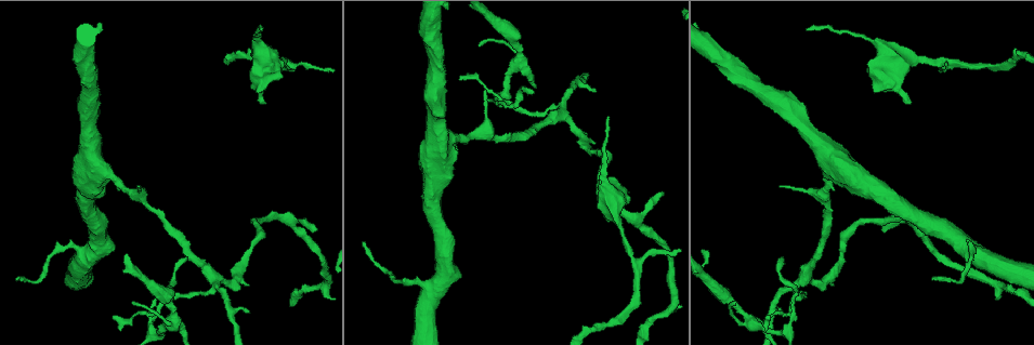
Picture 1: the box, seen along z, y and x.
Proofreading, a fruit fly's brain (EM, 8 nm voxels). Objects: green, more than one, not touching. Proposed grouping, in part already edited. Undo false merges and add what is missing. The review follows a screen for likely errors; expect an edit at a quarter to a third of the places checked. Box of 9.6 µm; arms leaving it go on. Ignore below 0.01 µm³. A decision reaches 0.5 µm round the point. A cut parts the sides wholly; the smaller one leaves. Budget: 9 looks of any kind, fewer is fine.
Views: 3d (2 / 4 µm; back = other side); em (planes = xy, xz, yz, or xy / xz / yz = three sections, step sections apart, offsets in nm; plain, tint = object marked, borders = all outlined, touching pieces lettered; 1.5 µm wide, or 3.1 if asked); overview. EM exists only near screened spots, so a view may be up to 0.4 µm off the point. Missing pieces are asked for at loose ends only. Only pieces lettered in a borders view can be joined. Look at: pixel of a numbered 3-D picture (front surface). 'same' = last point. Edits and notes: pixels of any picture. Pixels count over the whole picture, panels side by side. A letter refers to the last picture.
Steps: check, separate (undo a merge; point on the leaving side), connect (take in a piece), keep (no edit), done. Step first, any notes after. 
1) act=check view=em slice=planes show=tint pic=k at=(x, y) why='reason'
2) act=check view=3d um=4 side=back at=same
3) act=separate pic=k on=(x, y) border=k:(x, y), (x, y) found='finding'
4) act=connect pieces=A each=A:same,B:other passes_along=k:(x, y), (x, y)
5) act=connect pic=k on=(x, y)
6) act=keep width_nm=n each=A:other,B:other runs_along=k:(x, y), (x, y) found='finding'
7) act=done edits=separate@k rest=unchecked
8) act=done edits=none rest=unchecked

act=check view=3d um=2 pic=1 at=(951, 64) why='arms part here'

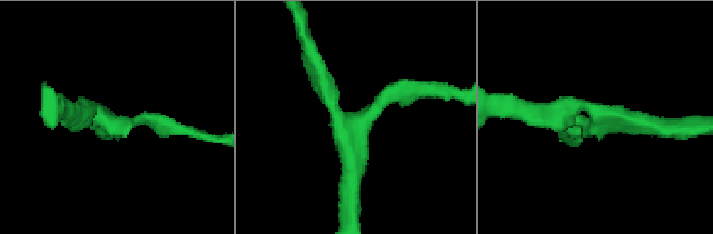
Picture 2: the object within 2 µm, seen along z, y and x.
act=check view=em slice=yz step=8 show=borders pic=2 at=(600, 122) why='now the EM'

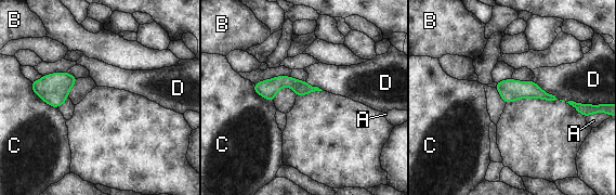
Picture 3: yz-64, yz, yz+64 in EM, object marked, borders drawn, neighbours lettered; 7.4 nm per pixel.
act=keep each=A:other,B:other,C:other,D:other found='continuous, no second neuron'

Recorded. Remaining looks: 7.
act=check view=3d um=2 pic=1 at=(868, 39) why='calibre changes'

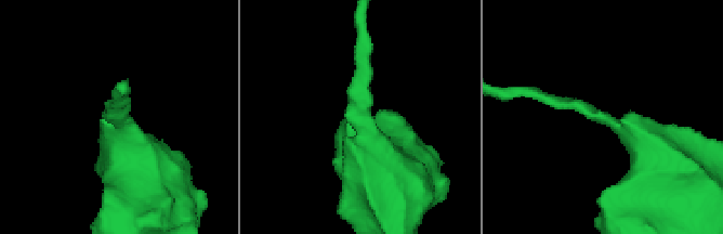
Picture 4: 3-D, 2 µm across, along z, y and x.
act=check view=em slice=xz step=4 show=borders pic=4 at=(601, 120) why='need the tissue'

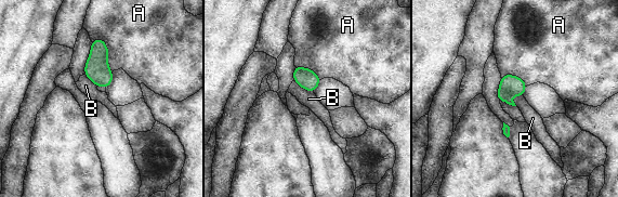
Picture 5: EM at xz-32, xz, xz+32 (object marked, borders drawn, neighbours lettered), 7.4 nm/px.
act=keep longest_contact=A:280nm each=A:other,B:other border=5:(96, 37), (107, 48), (112, 71) found='continuous, no second neuron'

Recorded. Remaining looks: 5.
act=check view=em slice=planes show=plain pic=1 at=(661, 194) why='free end'

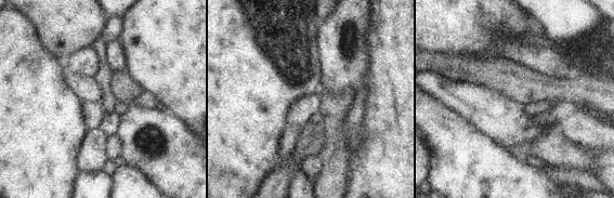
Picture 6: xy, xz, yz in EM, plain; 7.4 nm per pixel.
act=check view=em slice=planes show=borders at=same

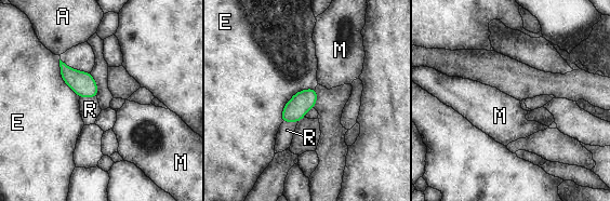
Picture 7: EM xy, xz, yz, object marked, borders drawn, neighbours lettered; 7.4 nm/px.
act=keep each=A:other,E:other,M:other,R:other border=7:(315, 88), (293, 95), (281, 122) found='none of them fits'

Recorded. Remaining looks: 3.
act=check view=em slice=yz step=4 show=tint pic=1 at=(529, 93) why='tapers out'

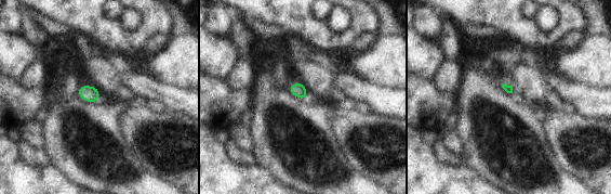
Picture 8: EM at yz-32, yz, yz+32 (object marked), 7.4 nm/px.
act=check view=em slice=planes show=tint at=same why='another direction'

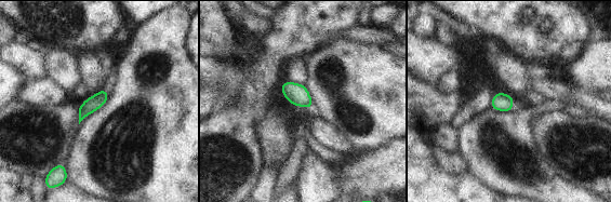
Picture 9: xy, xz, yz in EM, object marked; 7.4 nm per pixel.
act=check view=em slice=planes show=borders at=same why='what lies round it'

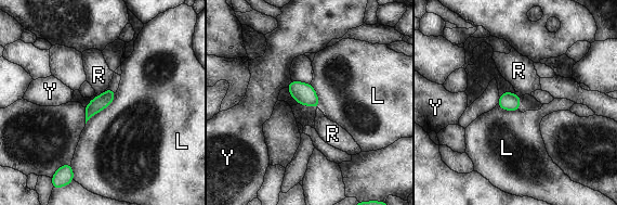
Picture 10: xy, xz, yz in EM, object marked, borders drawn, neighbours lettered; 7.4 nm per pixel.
act=keep width_nm=120 each=L:other,R:other,Y:other border=10:(116, 92), (113, 100), (86, 124) found='no lettered piece goes on from it'

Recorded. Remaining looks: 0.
act=done edits=none rest=unchecked

